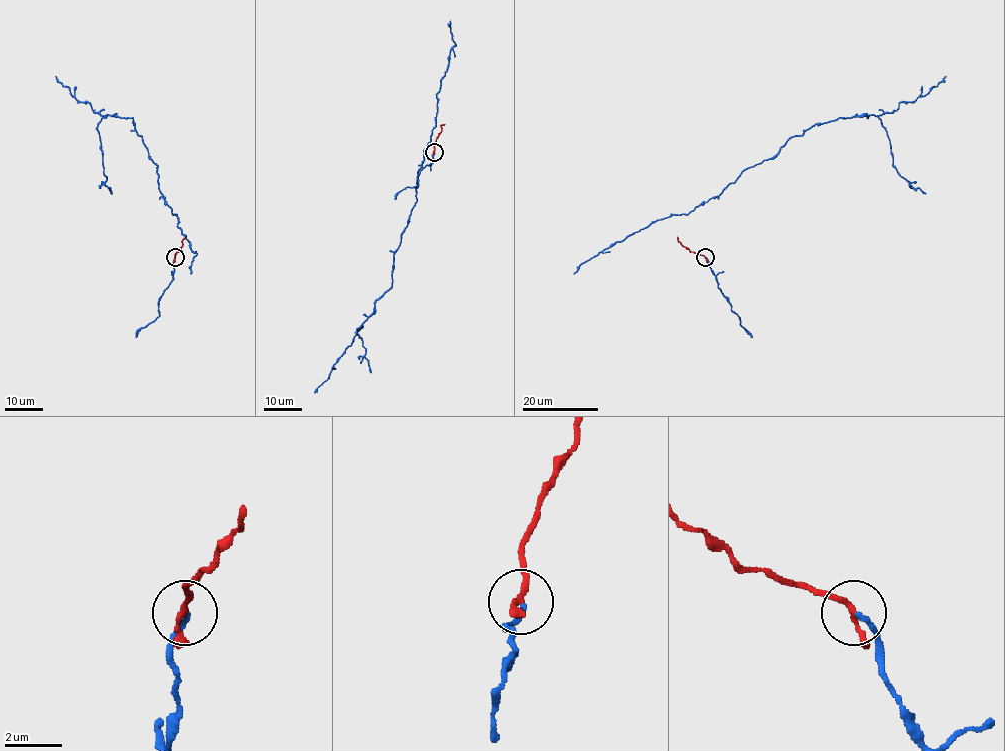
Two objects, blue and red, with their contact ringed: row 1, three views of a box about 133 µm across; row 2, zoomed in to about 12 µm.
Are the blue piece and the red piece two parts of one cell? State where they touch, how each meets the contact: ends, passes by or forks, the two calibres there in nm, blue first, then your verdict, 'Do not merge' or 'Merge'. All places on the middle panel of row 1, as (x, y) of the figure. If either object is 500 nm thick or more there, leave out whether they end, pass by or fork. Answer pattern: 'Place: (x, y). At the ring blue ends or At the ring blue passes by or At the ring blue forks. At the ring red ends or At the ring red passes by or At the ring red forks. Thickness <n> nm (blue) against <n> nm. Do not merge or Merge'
Place: (434, 152). At the ring blue ends. At the ring red passes by. Thickness 170 nm (blue) against 170 nm. Merge

